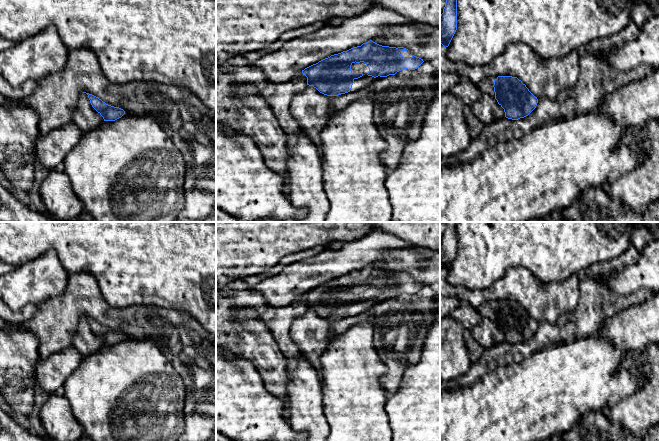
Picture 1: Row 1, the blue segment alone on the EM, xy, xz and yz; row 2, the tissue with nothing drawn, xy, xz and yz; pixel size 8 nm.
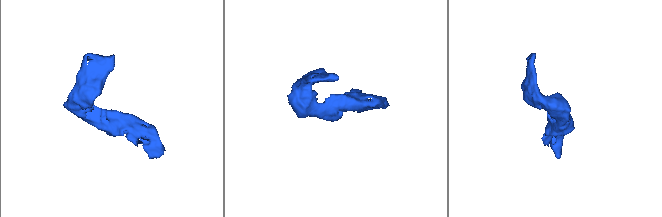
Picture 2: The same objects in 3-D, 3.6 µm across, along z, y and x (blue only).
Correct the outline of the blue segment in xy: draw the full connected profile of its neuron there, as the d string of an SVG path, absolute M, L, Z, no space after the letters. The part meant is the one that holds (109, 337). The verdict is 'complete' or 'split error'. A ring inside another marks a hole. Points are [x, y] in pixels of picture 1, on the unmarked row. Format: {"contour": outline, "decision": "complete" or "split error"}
{"contour": "M86 318L88 319L92 331L103 341L104 345L115 345L125 338L123 333L108 329L92 318Z", "decision": "complete"}

